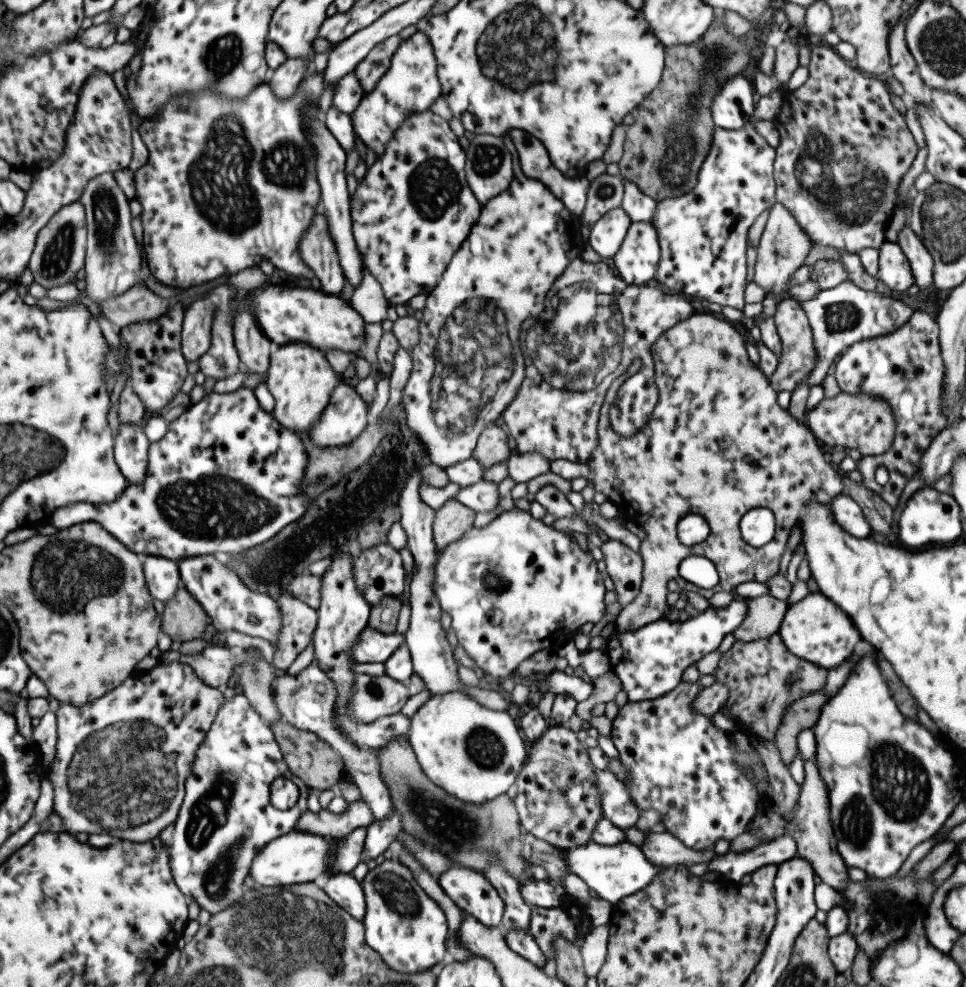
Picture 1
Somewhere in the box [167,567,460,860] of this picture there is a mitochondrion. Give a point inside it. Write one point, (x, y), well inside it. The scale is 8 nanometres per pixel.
(224, 787)

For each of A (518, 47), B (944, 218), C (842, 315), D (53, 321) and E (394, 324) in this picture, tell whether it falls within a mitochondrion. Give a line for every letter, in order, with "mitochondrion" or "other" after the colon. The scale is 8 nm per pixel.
A: mitochondrion
B: mitochondrion
C: mitochondrion
D: other
E: other

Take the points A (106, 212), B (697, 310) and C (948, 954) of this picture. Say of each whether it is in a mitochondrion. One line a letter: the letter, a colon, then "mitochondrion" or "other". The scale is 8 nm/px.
A: mitochondrion
B: other
C: other

